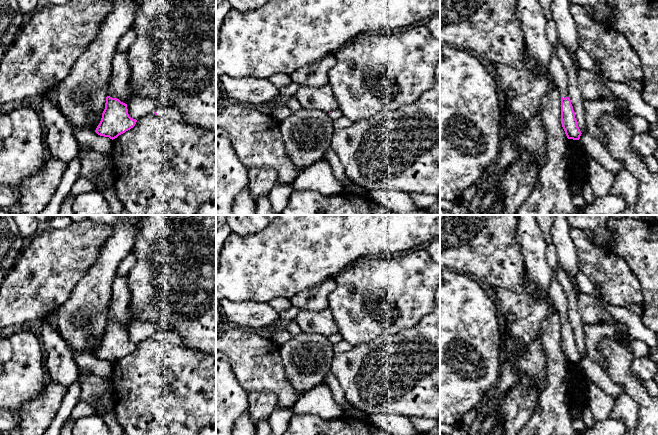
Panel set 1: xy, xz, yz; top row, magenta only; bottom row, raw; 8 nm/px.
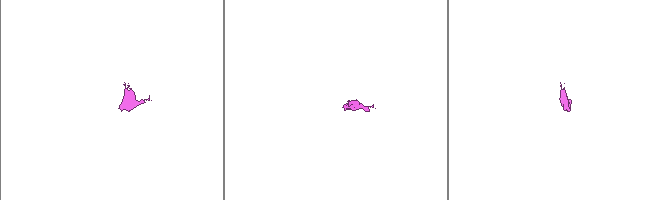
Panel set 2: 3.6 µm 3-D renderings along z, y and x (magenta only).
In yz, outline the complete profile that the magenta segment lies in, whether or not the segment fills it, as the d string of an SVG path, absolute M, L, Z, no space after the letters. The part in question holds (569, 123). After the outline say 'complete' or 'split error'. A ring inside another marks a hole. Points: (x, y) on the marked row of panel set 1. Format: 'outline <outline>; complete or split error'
outline M554 48L550 59L549 71L555 84L559 87L561 97L561 124L565 134L568 139L579 140L582 133L577 125L575 112L571 100L568 97L568 75L564 65L557 57Z; split error

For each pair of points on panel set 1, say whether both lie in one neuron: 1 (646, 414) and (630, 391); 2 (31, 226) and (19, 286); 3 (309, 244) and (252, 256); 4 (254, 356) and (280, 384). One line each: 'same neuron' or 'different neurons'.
1: same neuron
2: different neurons
3: same neuron
4: same neuron

